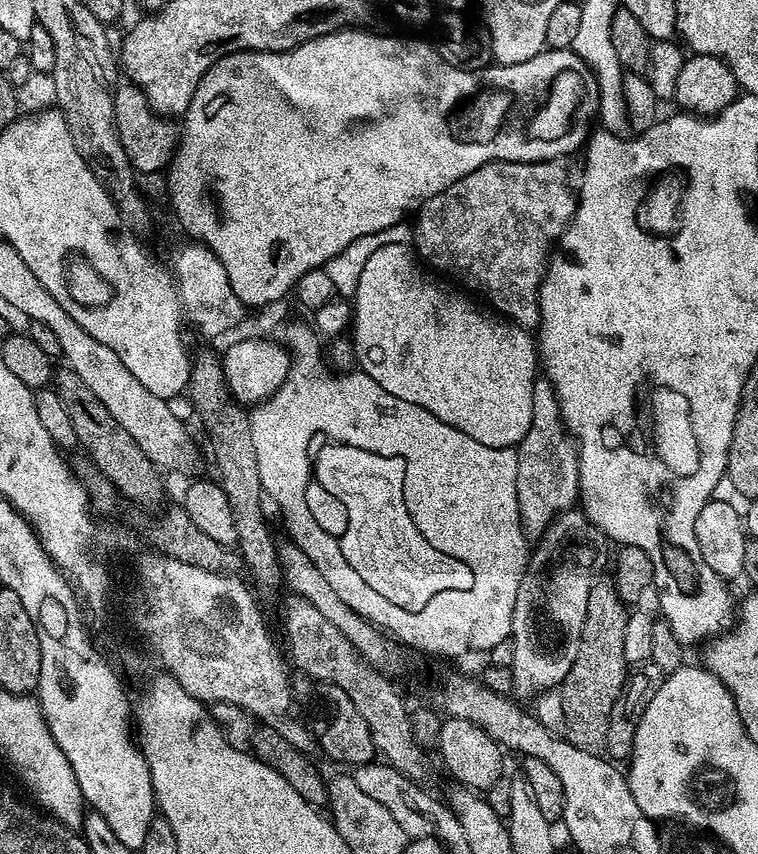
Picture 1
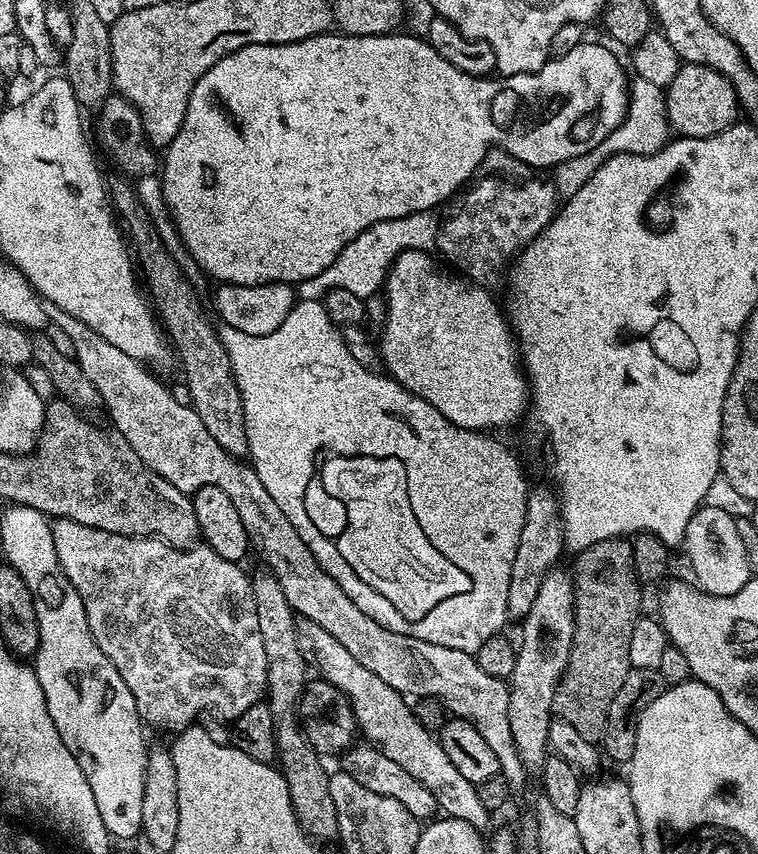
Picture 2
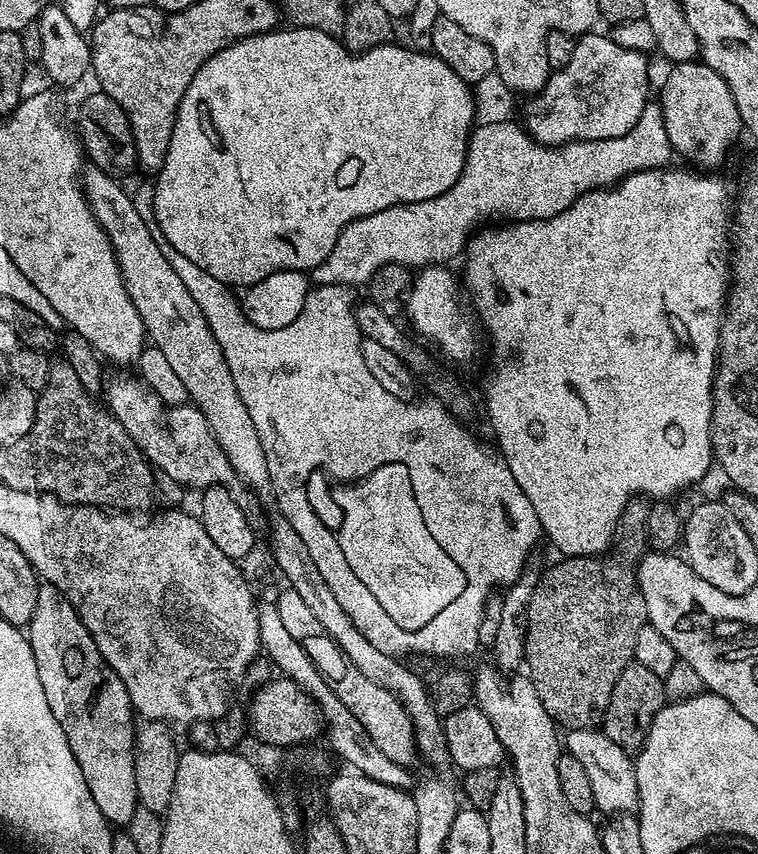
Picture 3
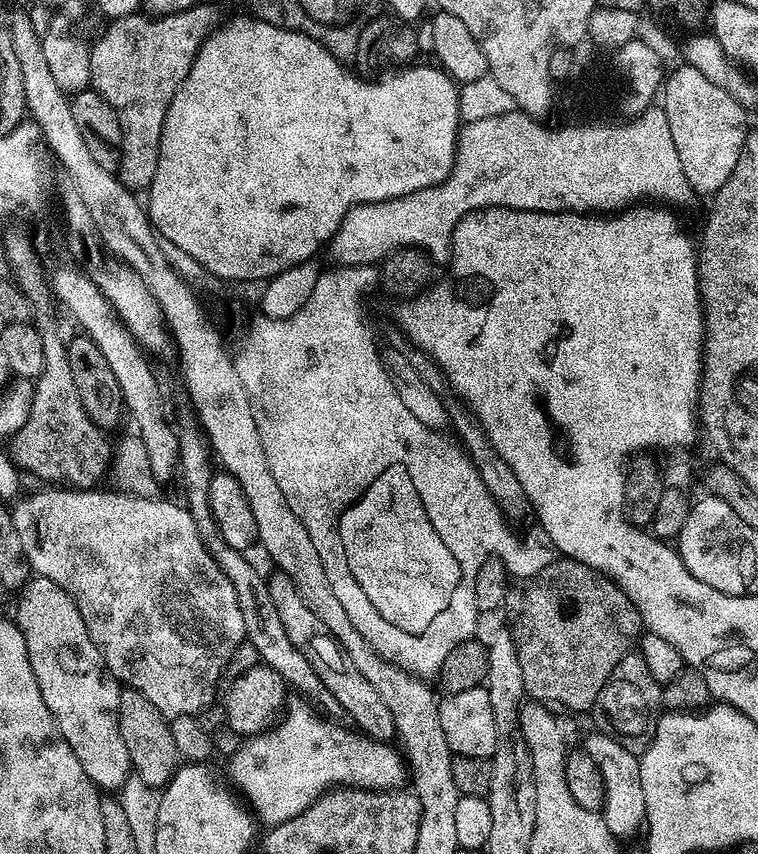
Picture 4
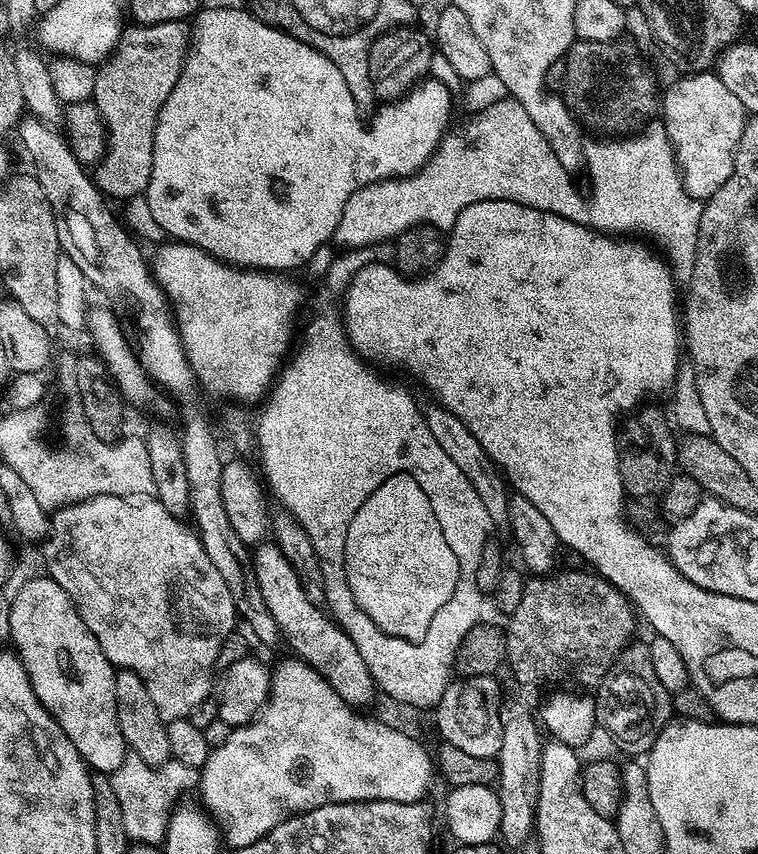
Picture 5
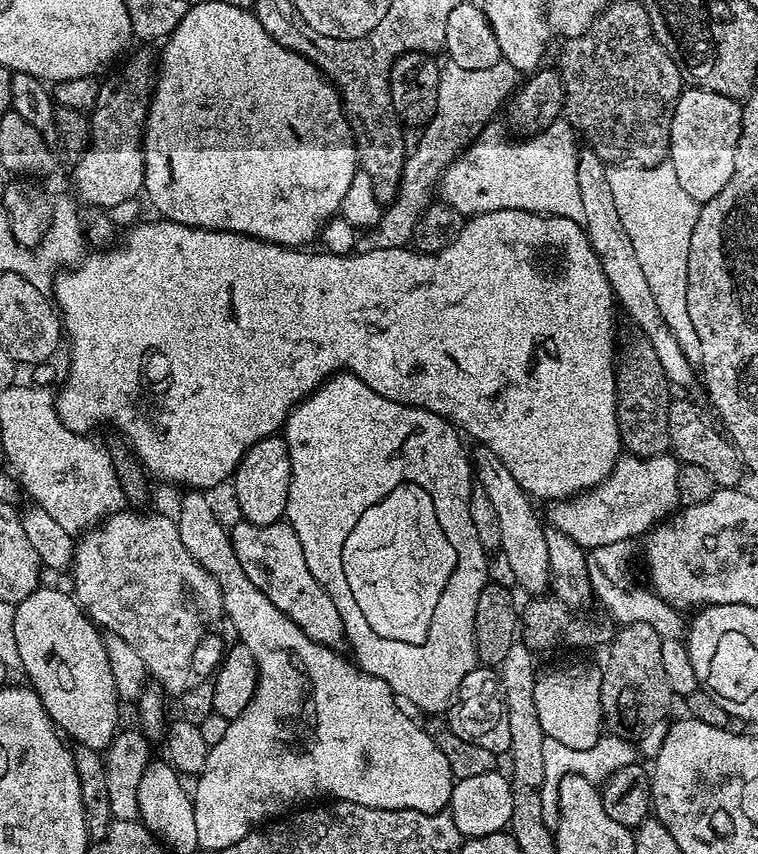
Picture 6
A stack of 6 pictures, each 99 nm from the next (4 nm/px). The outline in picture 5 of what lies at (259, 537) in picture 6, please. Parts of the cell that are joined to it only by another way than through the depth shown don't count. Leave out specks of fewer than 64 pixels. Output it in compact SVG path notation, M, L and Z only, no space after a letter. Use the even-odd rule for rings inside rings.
M275 542L255 545L250 565L262 592L262 599L266 602L266 610L270 610L277 629L283 635L284 632L288 635L288 644L296 651L293 653L323 674L347 704L364 706L360 704L370 701L372 695L377 695L376 683L372 681L366 662L362 662L362 654L358 654L358 646L354 646L344 629L323 607L320 609L308 597L304 589L307 588L305 581L301 580L279 545Z

